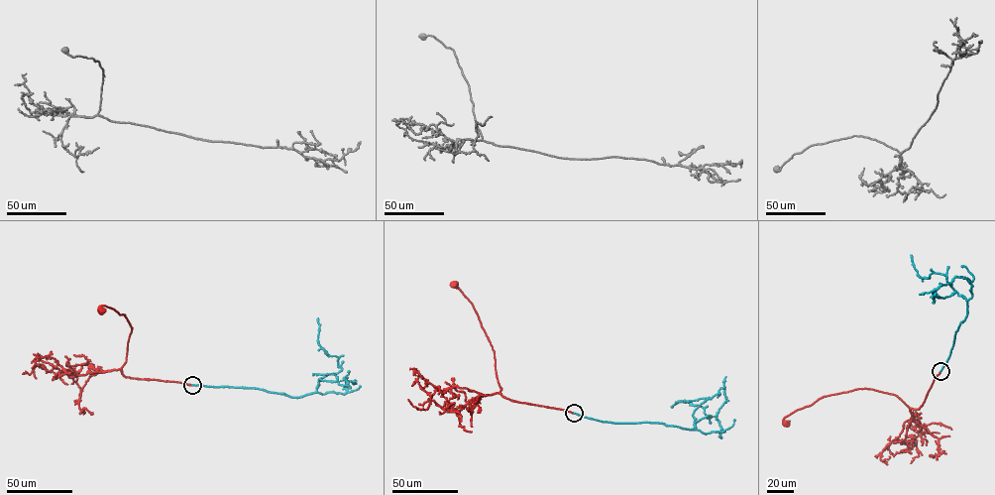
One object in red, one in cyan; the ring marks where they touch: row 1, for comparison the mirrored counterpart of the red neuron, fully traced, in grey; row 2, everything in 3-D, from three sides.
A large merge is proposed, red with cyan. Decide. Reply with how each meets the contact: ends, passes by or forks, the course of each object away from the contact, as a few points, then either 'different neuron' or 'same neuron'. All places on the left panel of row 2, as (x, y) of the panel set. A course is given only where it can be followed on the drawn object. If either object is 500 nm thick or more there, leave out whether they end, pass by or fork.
red ends; cyan ends; course red (192, 385), (124, 376), (122, 367), (132, 327), (125, 314), (105, 306), (101, 307), (102, 310); course cyan (192, 385), (256, 388), (297, 398), (314, 393), (320, 379), (342, 368), (337, 357), (318, 343), (318, 317); different neuron

